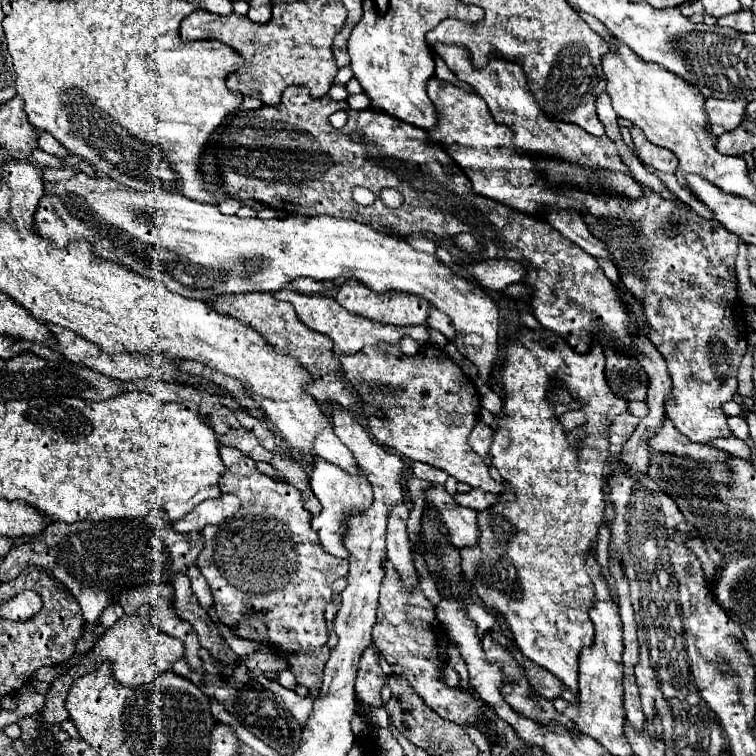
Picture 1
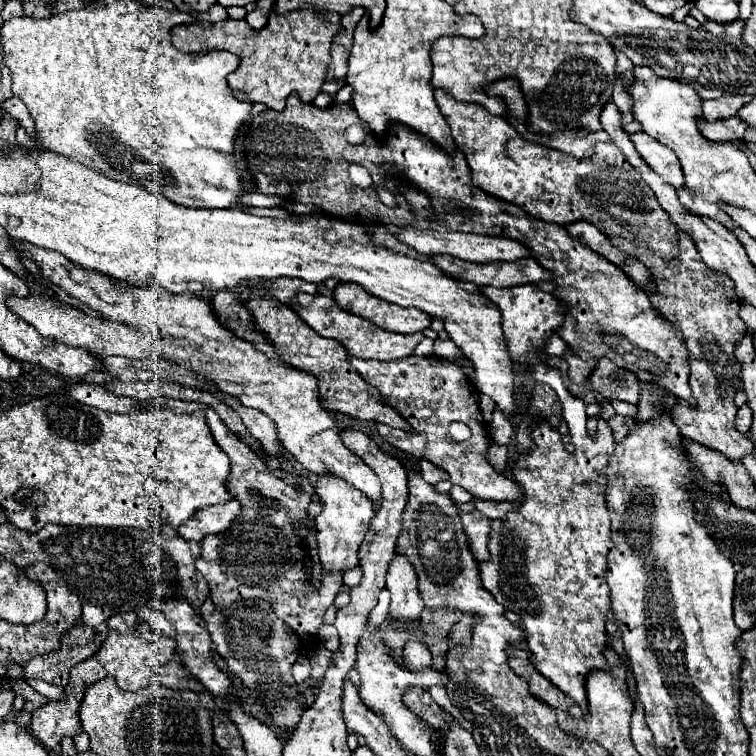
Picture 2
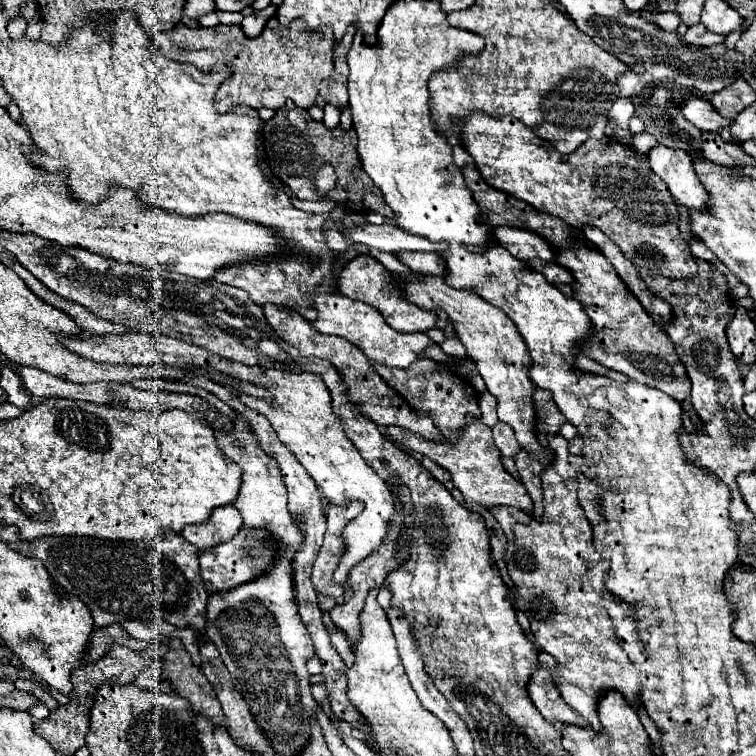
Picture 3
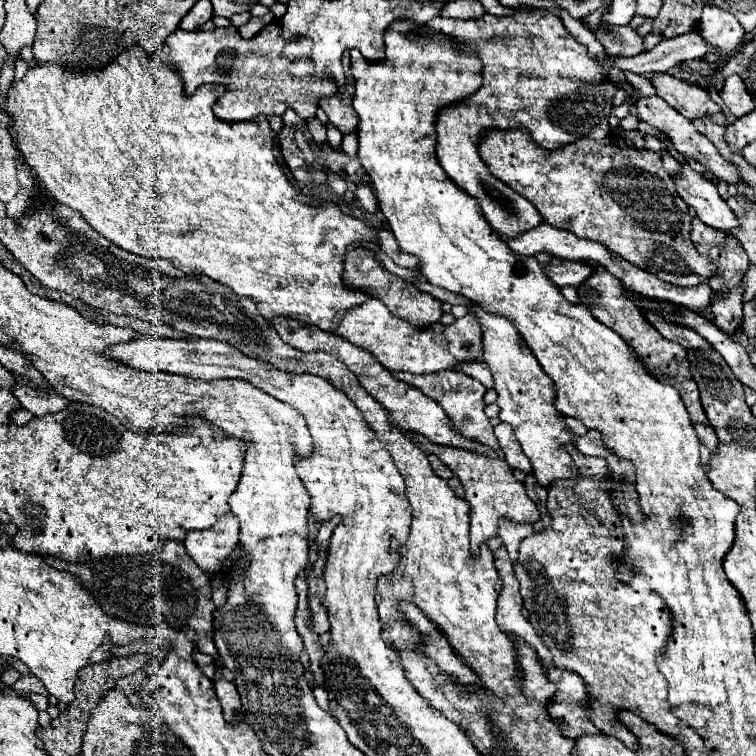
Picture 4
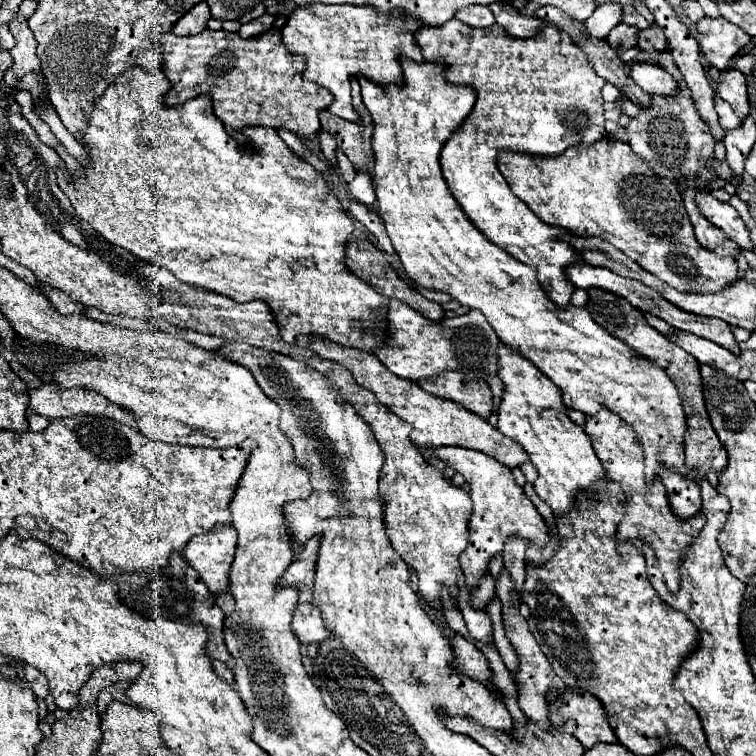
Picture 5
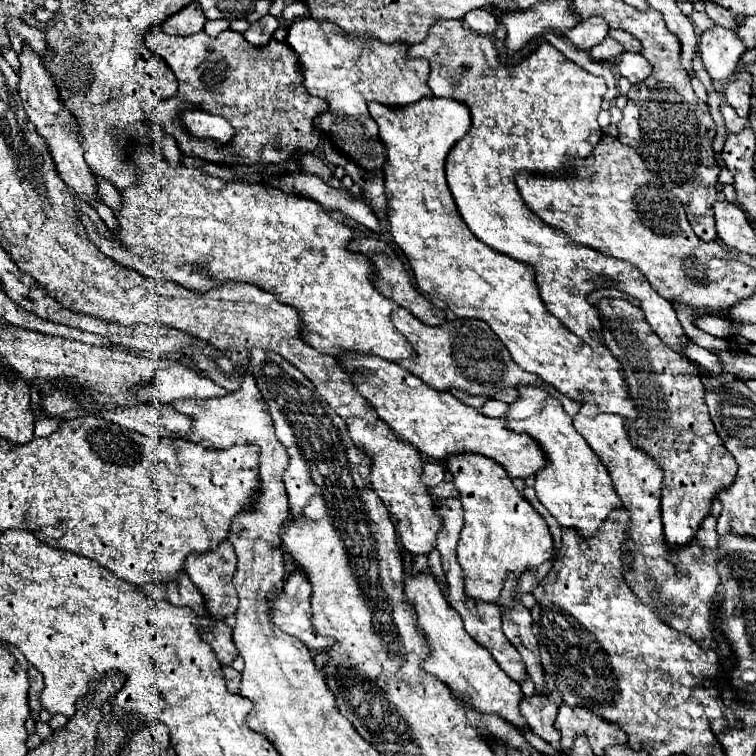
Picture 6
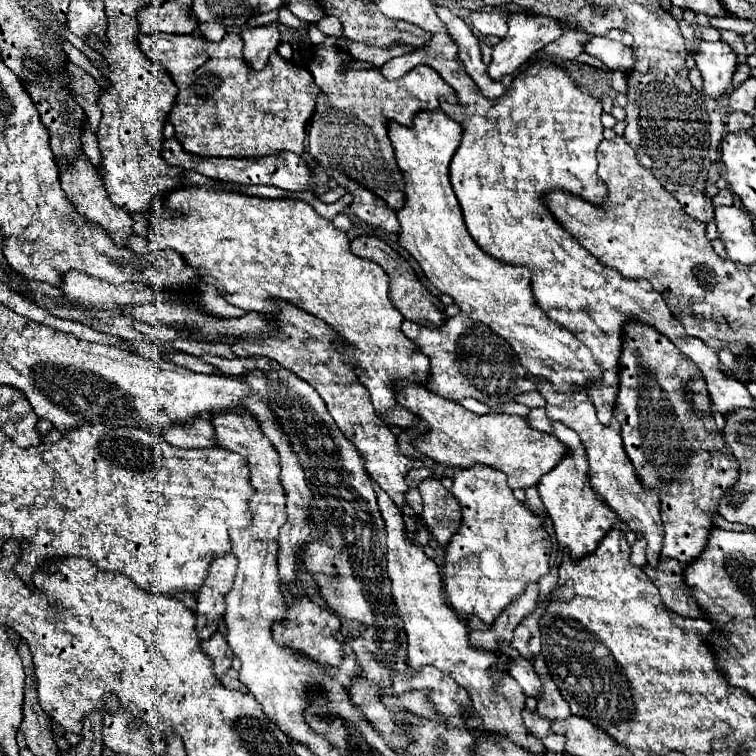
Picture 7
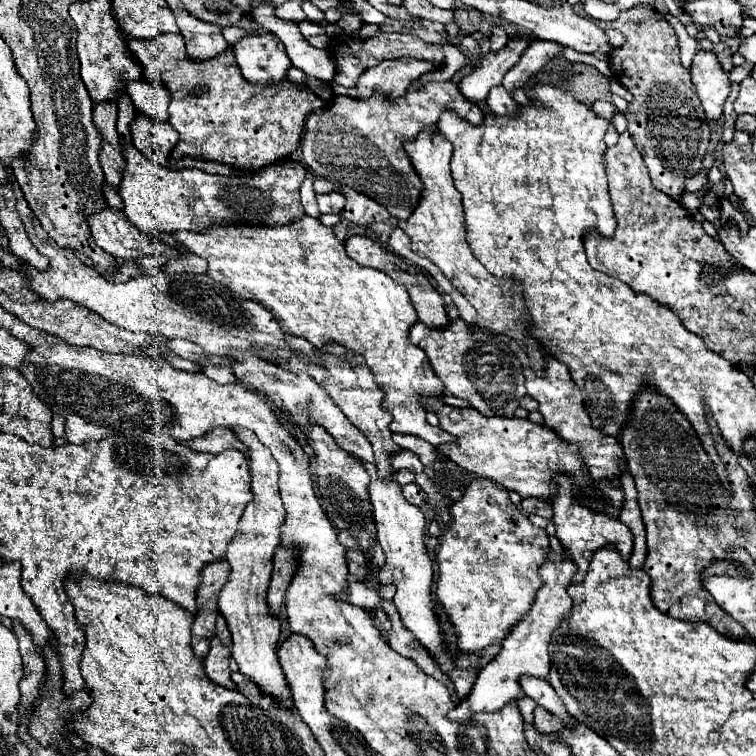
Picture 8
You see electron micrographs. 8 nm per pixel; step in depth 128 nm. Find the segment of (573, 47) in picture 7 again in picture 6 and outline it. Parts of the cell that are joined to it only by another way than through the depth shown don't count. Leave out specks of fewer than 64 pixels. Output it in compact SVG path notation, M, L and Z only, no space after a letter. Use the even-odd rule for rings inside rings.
M592 16L592 18L586 18L582 20L578 26L574 26L572 30L566 32L566 38L570 38L570 42L576 46L576 48L582 48L582 50L590 50L592 46L600 44L606 34L608 34L608 22L602 18L602 16Z

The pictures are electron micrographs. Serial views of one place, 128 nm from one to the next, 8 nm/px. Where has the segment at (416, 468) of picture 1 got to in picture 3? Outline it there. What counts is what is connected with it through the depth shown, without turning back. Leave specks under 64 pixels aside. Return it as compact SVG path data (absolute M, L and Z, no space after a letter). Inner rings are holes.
M422 458L420 462L422 462L422 464L428 468L428 472L430 472L430 474L432 474L432 476L434 476L438 482L446 484L446 482L450 480L450 474L448 474L448 472L446 472L442 466L436 466L436 462L432 462L430 458Z

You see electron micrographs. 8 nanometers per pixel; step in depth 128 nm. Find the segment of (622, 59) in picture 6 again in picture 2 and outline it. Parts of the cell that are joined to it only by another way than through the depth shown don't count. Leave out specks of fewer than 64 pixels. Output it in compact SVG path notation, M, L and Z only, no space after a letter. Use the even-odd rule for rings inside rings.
M726 118L726 122L702 122L700 132L712 142L742 142L748 124L736 118Z

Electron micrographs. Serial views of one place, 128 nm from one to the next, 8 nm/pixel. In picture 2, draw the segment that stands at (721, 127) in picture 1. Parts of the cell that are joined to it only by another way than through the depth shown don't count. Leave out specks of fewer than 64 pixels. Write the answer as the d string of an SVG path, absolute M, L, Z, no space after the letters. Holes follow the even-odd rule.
M726 94L724 98L704 100L704 116L708 122L732 118L750 100L752 100L752 96L748 96L748 94Z

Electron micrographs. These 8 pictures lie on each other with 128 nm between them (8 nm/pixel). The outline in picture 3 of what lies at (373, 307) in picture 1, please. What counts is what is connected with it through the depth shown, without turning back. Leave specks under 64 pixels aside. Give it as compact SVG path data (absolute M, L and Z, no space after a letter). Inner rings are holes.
M360 254L346 264L346 268L340 272L340 278L338 278L338 290L346 298L360 300L360 302L374 306L384 316L386 324L400 330L400 332L426 332L426 330L436 326L436 320L438 320L436 312L420 310L418 306L412 306L410 302L406 302L396 290L390 288L390 280L388 280L386 270L368 254Z

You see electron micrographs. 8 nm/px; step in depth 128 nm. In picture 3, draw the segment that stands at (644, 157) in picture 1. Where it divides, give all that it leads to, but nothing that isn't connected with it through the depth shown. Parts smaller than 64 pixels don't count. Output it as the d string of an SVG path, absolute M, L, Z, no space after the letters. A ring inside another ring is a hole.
M656 144L648 152L648 162L654 174L658 174L668 186L670 194L688 210L704 210L708 204L708 194L696 174L692 174L692 160L684 150L670 148L666 144Z

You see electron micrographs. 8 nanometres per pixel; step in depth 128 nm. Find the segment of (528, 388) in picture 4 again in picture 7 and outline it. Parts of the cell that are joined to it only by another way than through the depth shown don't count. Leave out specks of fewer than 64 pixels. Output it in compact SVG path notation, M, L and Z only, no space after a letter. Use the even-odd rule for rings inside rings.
M532 408L526 414L526 422L530 424L530 428L534 430L542 430L546 434L552 434L554 438L558 438L562 444L566 444L566 456L548 472L540 478L538 482L538 494L542 498L544 508L548 510L552 522L554 522L554 530L556 530L556 540L560 544L560 550L568 550L572 558L582 558L590 552L594 552L594 548L598 546L600 538L604 538L604 534L612 528L612 526L620 526L626 532L628 544L636 542L636 534L632 534L632 530L624 528L624 524L620 524L616 512L612 512L612 508L602 502L602 498L596 494L596 490L590 486L590 464L588 464L588 456L586 450L580 442L580 438L574 434L574 430L570 430L568 426L550 420L546 416L544 408Z

